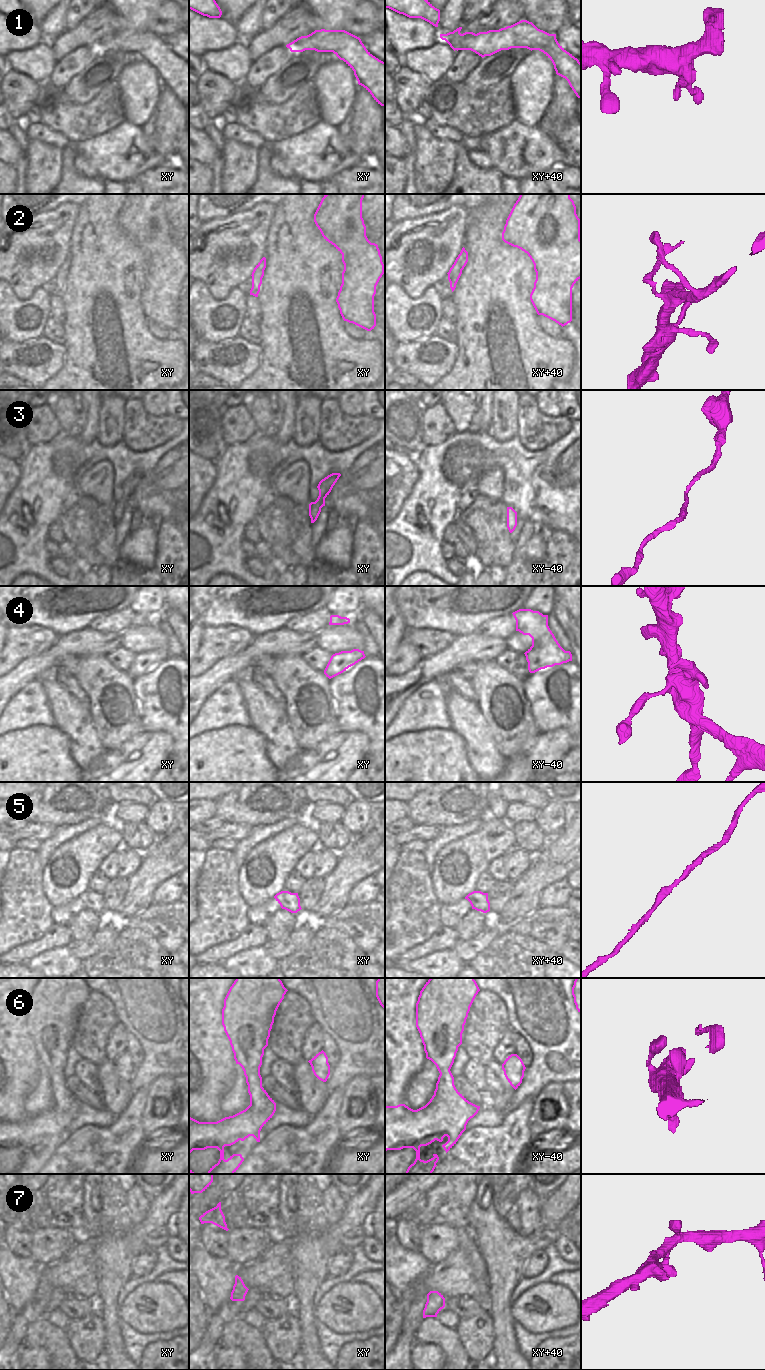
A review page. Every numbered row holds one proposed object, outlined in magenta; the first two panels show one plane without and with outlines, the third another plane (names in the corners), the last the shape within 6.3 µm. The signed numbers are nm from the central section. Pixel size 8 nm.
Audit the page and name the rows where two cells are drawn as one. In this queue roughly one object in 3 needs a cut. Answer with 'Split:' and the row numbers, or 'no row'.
Split: no row

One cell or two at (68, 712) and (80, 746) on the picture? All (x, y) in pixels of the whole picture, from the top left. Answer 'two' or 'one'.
one

